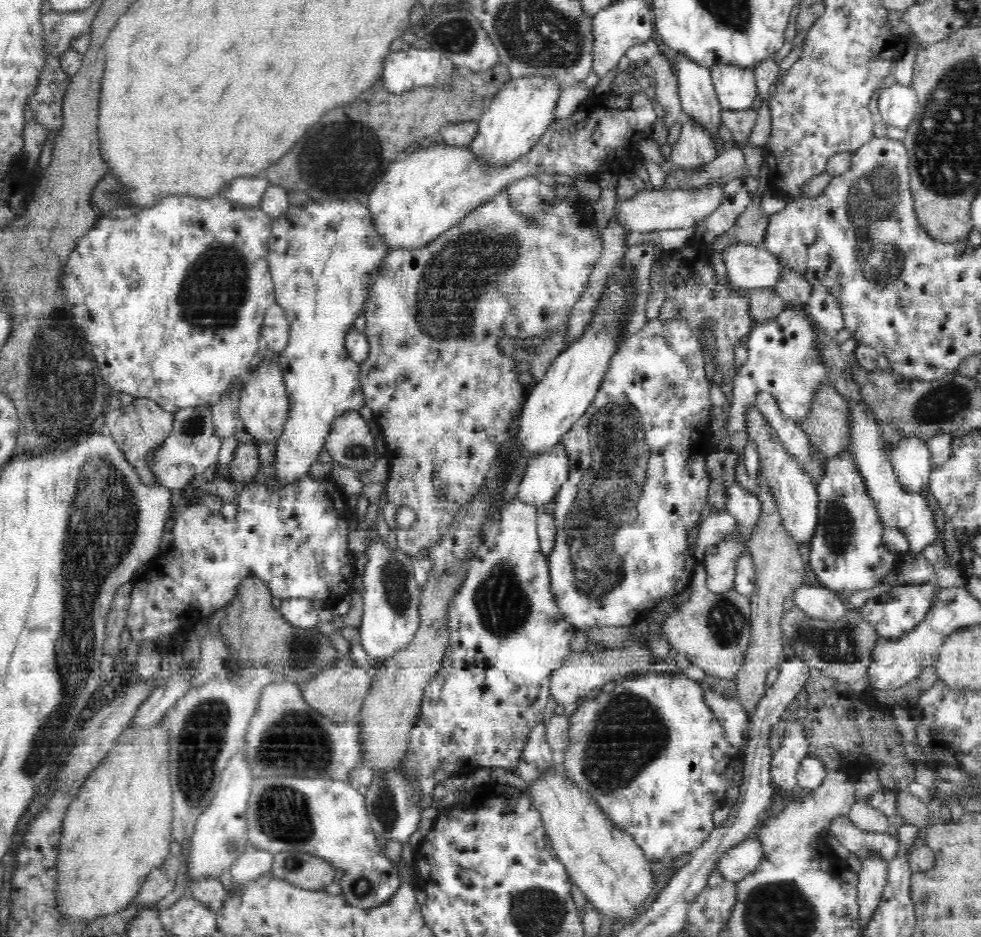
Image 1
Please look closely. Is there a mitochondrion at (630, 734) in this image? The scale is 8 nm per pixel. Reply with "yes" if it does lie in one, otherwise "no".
yes

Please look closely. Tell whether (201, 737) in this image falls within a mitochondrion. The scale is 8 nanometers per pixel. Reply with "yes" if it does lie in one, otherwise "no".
yes

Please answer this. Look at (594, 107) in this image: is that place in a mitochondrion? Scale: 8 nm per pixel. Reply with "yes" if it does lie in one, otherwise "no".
no

